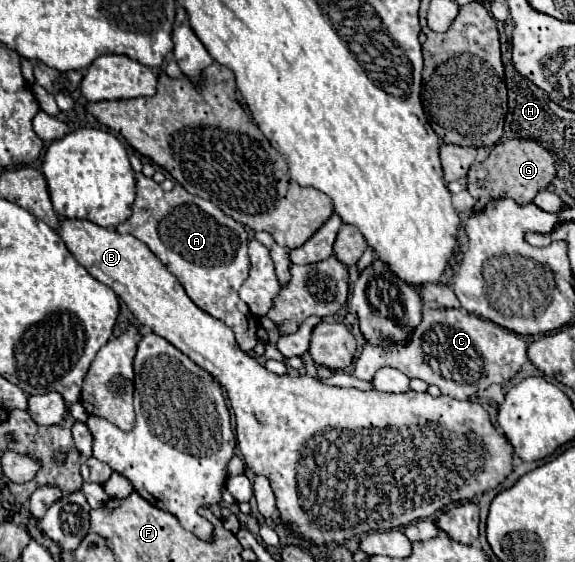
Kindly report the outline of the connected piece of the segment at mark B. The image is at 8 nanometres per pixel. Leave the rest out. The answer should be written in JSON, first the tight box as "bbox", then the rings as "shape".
{"bbox":[57,220,513,546],"shape":[[[61,220],[57,234],[93,278],[113,288],[139,324],[169,340],[225,388],[237,422],[237,444],[247,468],[271,482],[283,524],[301,538],[323,546],[331,542],[343,544],[353,536],[369,532],[405,528],[411,522],[435,516],[451,502],[475,500],[475,496],[497,488],[513,470],[511,444],[495,430],[479,402],[455,400],[443,394],[435,398],[413,390],[405,394],[363,392],[357,388],[327,386],[307,374],[273,374],[237,346],[235,334],[225,322],[201,310],[187,296],[181,282],[139,238],[101,228],[89,220]]]}

